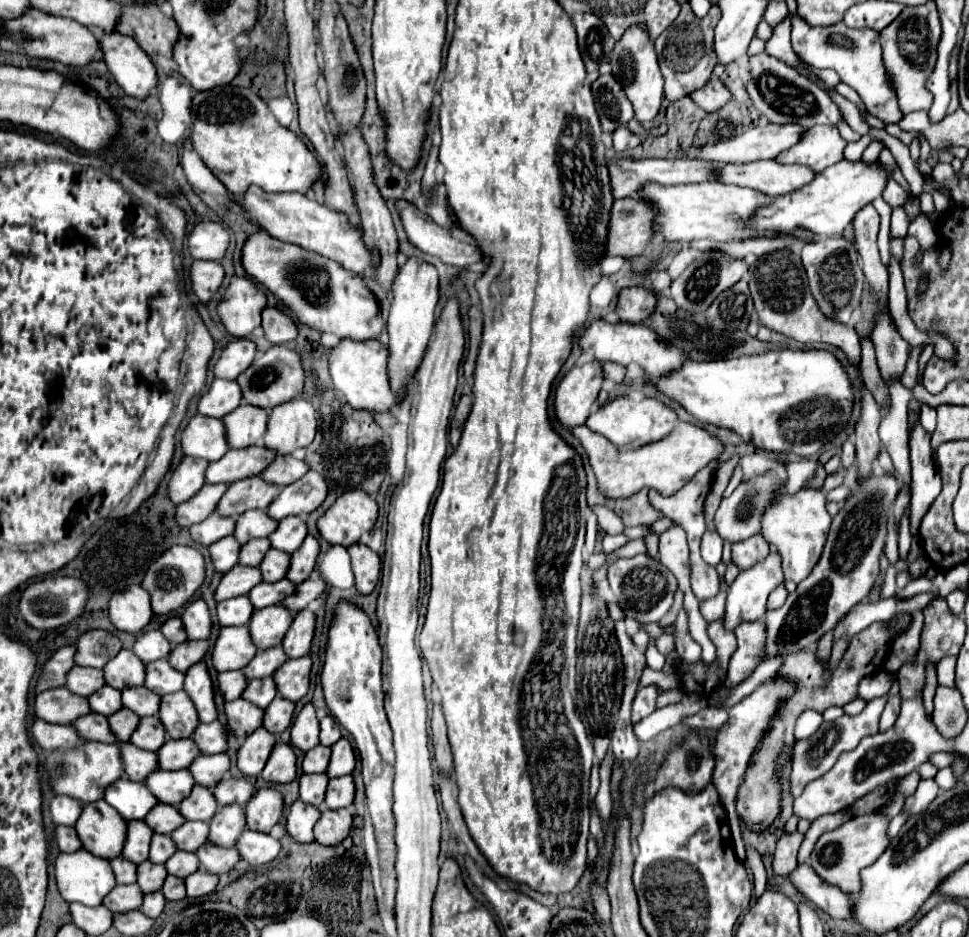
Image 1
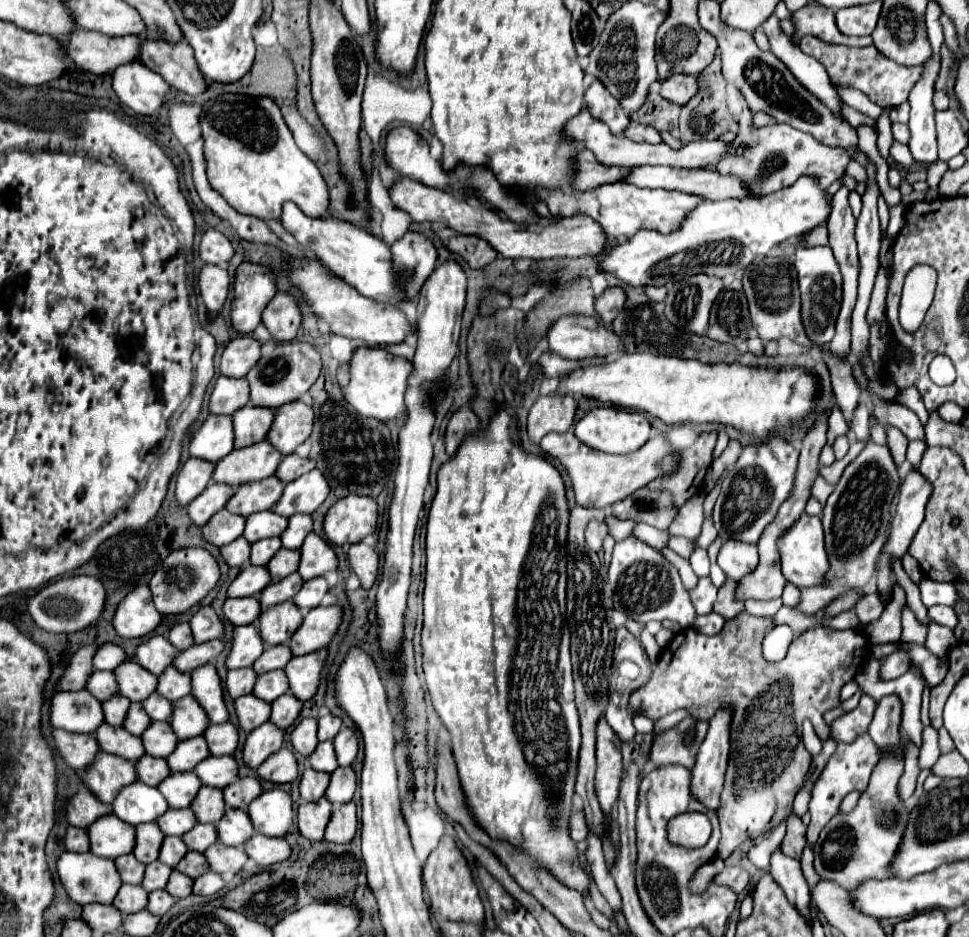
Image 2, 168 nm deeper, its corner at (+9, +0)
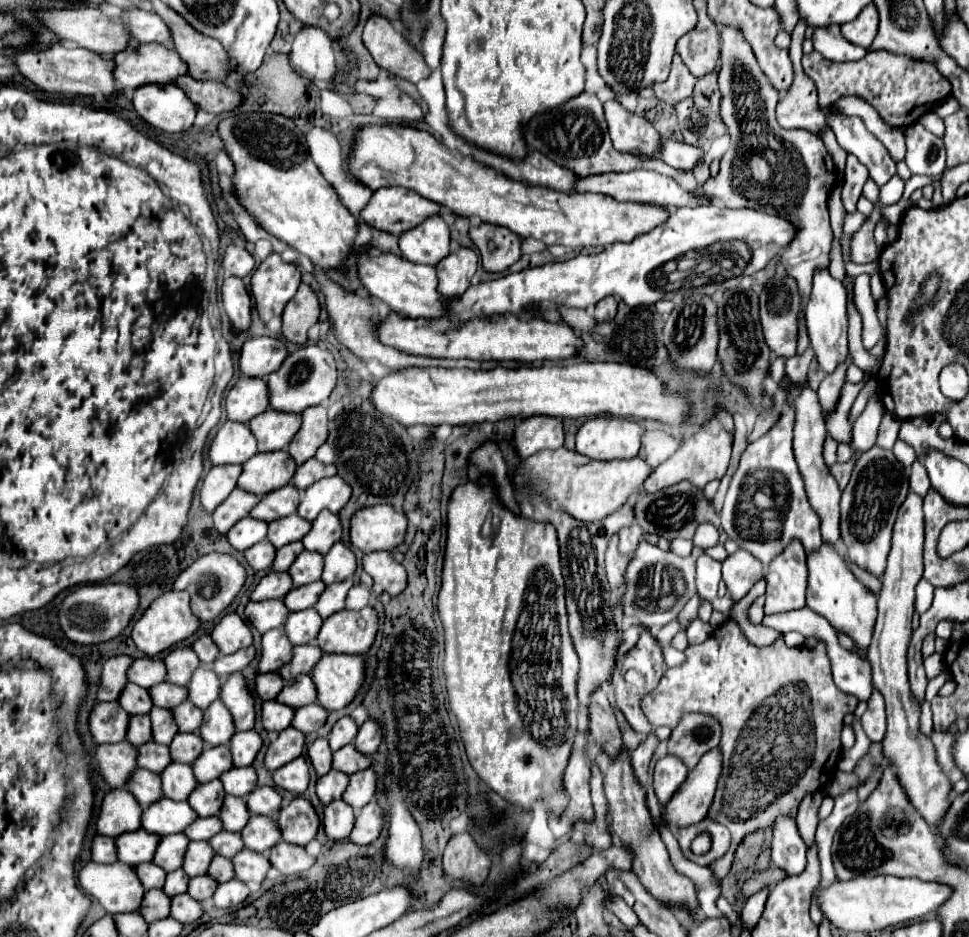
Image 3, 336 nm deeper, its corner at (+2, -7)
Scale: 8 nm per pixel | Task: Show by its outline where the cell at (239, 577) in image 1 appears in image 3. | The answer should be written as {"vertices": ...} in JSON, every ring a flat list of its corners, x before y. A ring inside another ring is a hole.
{"vertices":[[288,571,284,573,268,573,260,579,256,589,252,591,252,601,268,601,268,599,284,599,292,589,292,577]]}

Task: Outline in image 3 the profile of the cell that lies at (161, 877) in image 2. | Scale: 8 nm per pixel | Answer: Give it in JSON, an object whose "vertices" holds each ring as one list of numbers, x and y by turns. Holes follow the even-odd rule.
{"vertices":[[176,869,176,871,168,873,164,891,166,891,170,897,180,895,180,893,186,893,186,891,188,891,188,881,190,881,190,877,188,877,182,869]]}

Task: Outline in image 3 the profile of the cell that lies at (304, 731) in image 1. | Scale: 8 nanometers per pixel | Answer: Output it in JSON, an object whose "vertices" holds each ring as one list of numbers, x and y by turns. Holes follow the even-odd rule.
{"vertices":[[316,739,310,747,308,747,308,757,318,773,318,777,330,773,332,769,332,751,328,747,328,739]]}

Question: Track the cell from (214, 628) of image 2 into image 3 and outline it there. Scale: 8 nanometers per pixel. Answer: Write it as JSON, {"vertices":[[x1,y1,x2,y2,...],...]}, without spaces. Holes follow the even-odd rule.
{"vertices":[[228,613,214,627,212,639,218,645,222,655,230,655,230,653,236,653,238,649,244,649,244,647,252,645,252,631,240,615]]}

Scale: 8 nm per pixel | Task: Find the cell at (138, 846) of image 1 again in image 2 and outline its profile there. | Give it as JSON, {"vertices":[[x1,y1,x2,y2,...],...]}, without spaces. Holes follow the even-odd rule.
{"vertices":[[155,822,135,826,135,850,133,850,135,858,139,858,139,862,143,862,143,864,155,862,159,856,159,846,161,846,163,838,165,836]]}

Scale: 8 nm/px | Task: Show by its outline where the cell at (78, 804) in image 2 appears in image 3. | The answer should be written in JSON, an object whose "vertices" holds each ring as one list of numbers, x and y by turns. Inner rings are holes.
{"vertices":[[112,789,102,803,102,811,96,823,100,835,118,837,126,831,140,829,142,807,138,805,136,797,130,795,128,789]]}

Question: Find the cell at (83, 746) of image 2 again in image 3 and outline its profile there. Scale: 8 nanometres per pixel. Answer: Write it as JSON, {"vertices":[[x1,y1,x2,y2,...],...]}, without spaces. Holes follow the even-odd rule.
{"vertices":[[128,741,114,743,114,745,100,745,96,751,100,773,104,775,106,783,112,789,126,787,126,781,130,781,130,773,138,769,138,749,132,747]]}

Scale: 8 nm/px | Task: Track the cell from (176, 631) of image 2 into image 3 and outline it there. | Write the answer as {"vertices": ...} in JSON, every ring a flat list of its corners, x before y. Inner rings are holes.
{"vertices":[[206,635,200,637,200,639,196,639,194,645,192,645,192,649,194,649,194,653,198,655,198,659,200,659,202,663,214,663,216,657,220,655,218,647,214,645,214,641,212,641,210,637,206,637]]}

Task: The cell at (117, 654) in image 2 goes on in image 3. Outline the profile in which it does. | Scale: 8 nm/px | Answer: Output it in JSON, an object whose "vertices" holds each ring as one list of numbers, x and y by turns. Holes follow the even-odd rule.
{"vertices":[[158,657,136,659,128,671,128,679,130,679,130,683,136,683,140,687,150,689,152,685,166,681,166,665]]}

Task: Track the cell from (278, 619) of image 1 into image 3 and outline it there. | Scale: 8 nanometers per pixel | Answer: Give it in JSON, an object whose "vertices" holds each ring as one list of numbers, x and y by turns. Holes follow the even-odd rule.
{"vertices":[[314,609,294,611,286,619,286,635,292,645,306,645,314,643,318,637,318,629,322,627,322,617]]}

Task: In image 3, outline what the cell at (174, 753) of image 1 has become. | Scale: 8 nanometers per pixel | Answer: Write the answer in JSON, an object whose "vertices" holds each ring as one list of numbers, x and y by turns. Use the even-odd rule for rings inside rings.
{"vertices":[[218,745,218,747,208,747,204,753,192,763,194,775,198,783,208,783,212,779,218,779,226,769,232,769,232,757,230,757,230,747,228,745]]}

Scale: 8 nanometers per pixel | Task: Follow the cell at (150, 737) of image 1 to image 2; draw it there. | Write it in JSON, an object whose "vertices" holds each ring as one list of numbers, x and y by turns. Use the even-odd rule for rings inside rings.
{"vertices":[[151,722,151,726,141,734,141,742,149,756,165,758,175,750,179,740,173,734,169,722]]}

